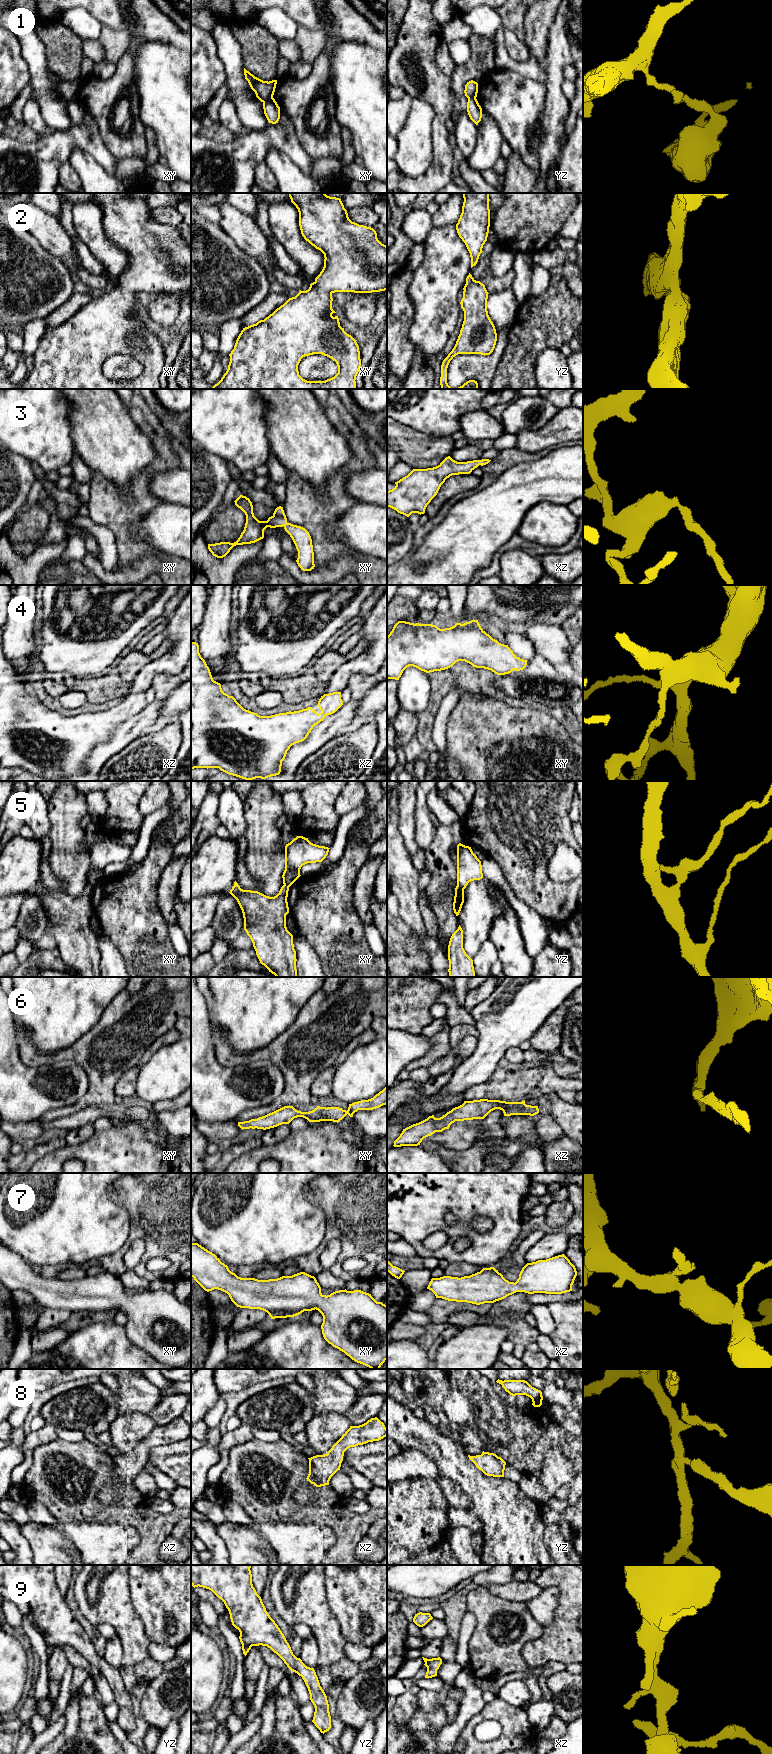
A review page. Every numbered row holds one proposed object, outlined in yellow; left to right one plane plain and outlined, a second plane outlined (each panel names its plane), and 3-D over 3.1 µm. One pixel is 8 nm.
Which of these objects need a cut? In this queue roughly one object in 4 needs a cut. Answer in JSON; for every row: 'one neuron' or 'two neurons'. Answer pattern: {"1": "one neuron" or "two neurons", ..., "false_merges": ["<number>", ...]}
{"1": "two neurons", "2": "one neuron", "3": "one neuron", "4": "one neuron", "5": "two neurons", "6": "one neuron", "7": "one neuron", "8": "one neuron", "9": "one neuron", "false_merges": ["1", "5"]}

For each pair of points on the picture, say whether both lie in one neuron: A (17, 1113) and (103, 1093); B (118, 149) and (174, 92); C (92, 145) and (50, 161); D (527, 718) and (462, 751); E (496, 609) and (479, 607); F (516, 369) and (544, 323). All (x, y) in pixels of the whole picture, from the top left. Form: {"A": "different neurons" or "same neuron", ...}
{"A": "different neurons", "B": "different neurons", "C": "same neuron", "D": "same neuron", "E": "same neuron", "F": "same neuron"}

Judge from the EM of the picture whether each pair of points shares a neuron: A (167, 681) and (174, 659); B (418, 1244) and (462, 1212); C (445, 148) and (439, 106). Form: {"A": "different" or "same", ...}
{"A": "different", "B": "same", "C": "same"}

